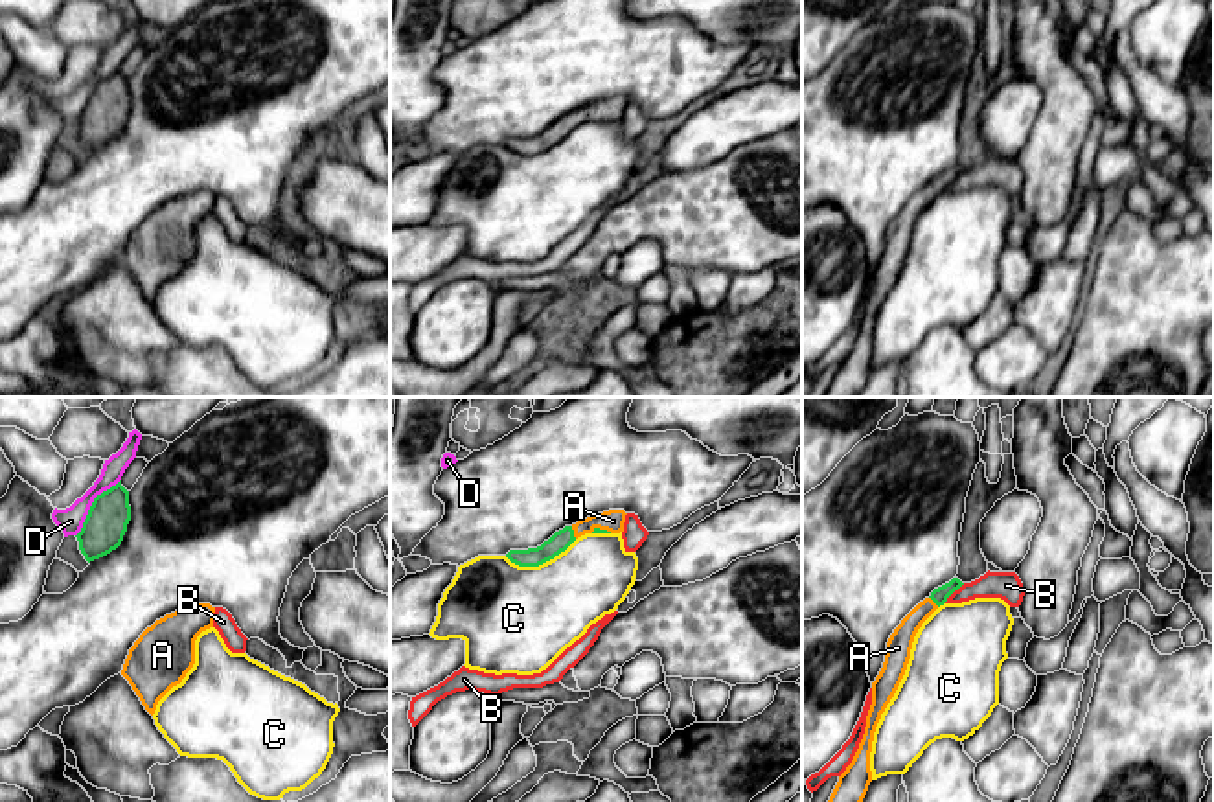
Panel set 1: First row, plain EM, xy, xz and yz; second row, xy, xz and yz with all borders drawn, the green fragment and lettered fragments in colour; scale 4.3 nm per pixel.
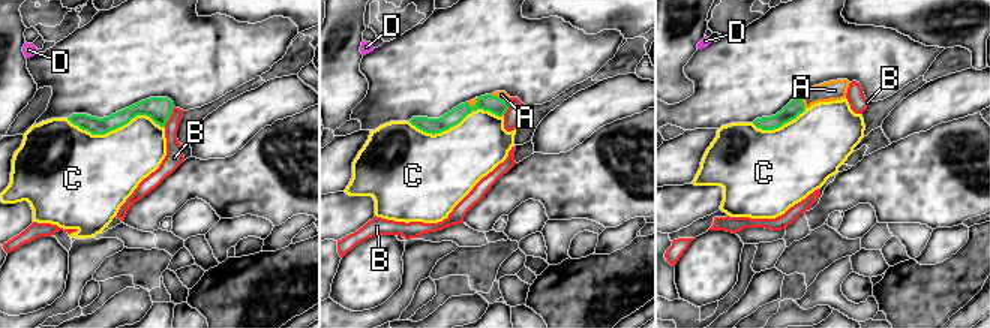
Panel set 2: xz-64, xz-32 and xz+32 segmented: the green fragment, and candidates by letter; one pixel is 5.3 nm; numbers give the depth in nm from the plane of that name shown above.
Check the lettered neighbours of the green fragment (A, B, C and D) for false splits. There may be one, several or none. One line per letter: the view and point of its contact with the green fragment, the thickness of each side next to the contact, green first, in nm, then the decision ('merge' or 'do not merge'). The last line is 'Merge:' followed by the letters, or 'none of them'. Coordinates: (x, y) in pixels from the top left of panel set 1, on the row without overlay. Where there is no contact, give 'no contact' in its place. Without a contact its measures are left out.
A: meets green in xz at (572, 120); 90 nm thick on the green side, 100 nm on the other; merge
B: meets green in yz at (953, 179); 70 nm thick on the green side, 130 nm on the other; do not merge
C: meets green in xz at (539, 151); 90 nm thick on the green side, 440 nm on the other; do not merge
D: meets green in xy at (92, 92); 190 nm thick on the green side, 110 nm on the other; do not merge
Merge: A

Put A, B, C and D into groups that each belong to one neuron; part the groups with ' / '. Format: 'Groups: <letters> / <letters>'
Groups: A / B / C / D

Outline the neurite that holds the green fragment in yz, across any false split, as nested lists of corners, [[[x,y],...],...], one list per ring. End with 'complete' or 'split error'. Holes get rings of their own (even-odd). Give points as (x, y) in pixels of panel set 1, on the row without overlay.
[[[953,166],[949,171],[934,177],[929,186],[920,189],[894,217],[887,230],[887,243],[883,256],[876,269],[872,270],[872,292],[866,304],[866,315],[859,337],[846,355],[846,359],[839,364],[839,370],[826,392],[824,397],[855,397],[872,370],[870,359],[870,340],[876,315],[885,300],[887,292],[894,285],[909,246],[914,224],[922,212],[947,189],[947,186],[958,178],[964,171],[958,166]]]; split error

